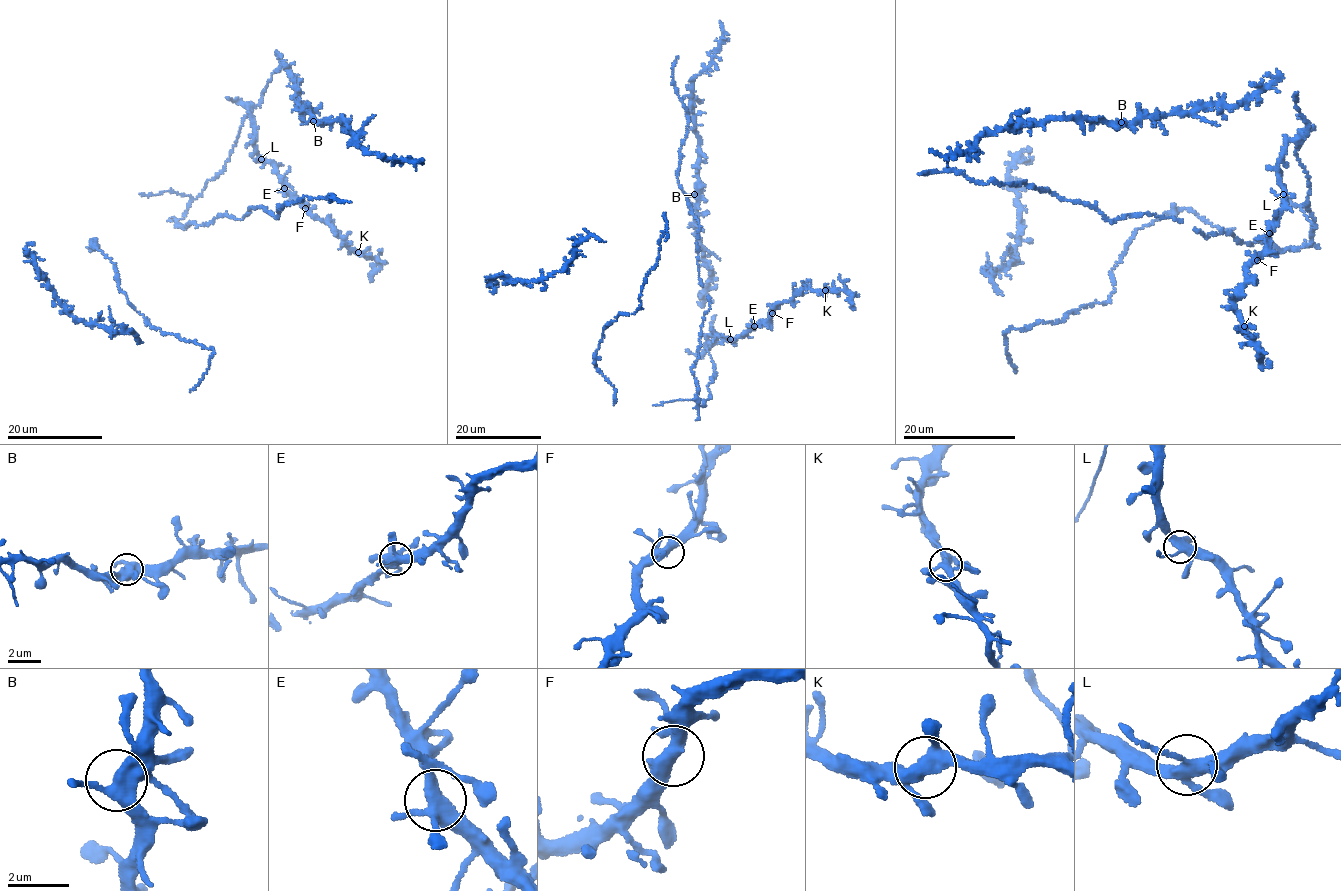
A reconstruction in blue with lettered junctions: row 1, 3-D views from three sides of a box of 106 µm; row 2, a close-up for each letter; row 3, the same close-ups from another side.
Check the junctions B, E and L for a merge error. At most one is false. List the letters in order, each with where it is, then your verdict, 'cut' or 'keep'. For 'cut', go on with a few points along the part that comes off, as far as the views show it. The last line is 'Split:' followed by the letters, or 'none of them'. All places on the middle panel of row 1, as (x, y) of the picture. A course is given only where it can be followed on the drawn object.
B: (694, 194) | keep
E: (754, 326) | keep
L: (730, 339) | keep
Split: none of them

